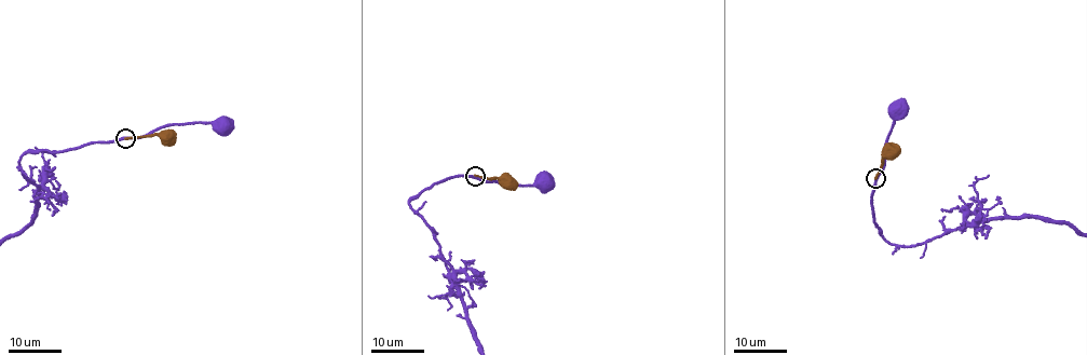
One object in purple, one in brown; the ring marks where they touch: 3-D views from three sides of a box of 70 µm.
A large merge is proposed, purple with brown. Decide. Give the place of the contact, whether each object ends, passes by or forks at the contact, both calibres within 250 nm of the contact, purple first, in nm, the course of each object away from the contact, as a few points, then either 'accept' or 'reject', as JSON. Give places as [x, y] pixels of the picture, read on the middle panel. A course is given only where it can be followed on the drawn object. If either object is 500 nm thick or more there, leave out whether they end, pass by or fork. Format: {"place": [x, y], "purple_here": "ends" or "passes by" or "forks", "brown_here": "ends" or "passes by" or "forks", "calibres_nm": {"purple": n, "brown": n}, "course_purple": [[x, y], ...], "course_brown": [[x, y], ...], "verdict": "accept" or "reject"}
{"place": [475, 176], "purple_here": "passes by", "brown_here": "ends", "calibres_nm": {"purple": 240, "brown": 200}, "course_purple": [[474, 176], [520, 186], [539, 186], [545, 181]], "course_brown": [[474, 175], [511, 183], [515, 190]], "verdict": "reject"}

